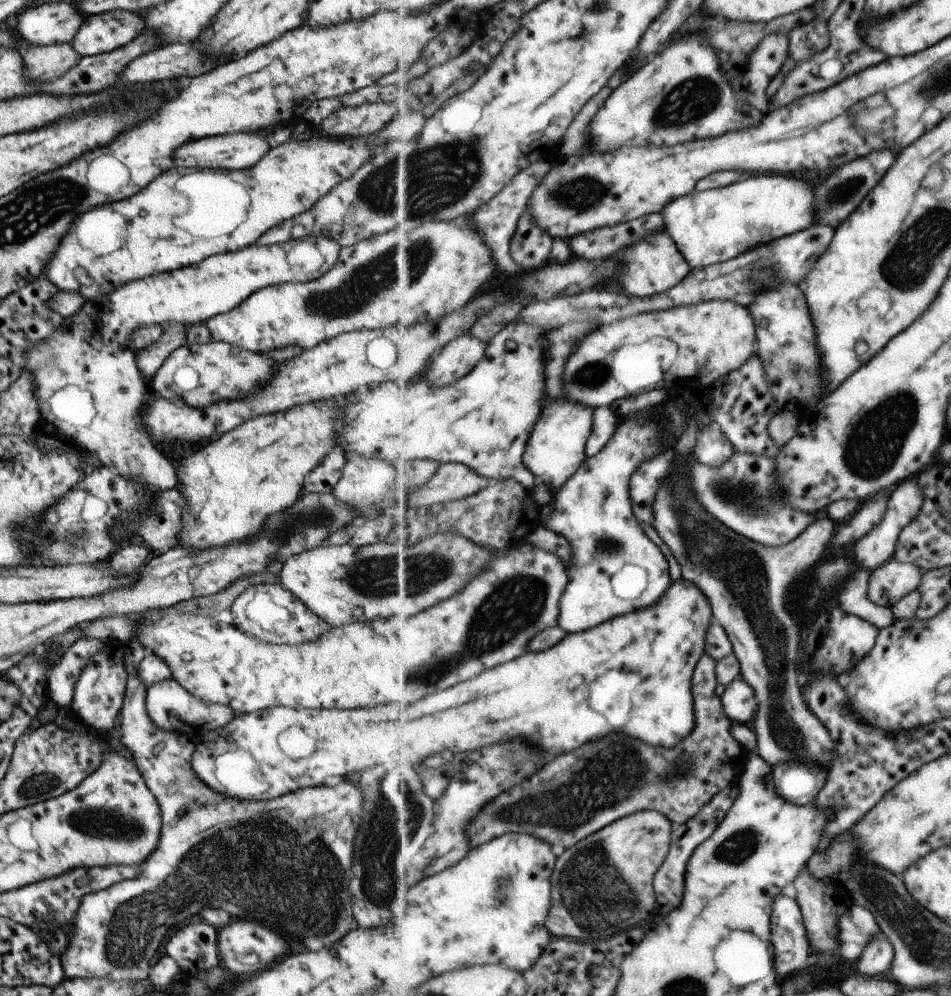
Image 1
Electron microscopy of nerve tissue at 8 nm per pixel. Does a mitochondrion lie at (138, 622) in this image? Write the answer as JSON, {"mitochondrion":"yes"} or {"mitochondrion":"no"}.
{"mitochondrion":"no"}

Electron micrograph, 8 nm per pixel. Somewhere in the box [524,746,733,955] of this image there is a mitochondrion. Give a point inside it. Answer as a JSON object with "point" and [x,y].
{"point":[574,877]}

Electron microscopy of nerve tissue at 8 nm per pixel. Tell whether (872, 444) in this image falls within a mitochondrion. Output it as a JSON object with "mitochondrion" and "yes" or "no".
{"mitochondrion":"yes"}

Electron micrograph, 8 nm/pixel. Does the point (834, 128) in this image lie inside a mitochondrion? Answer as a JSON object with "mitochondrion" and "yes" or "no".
{"mitochondrion":"no"}

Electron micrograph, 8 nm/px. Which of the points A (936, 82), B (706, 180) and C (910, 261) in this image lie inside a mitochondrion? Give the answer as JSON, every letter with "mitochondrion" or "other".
{"A":"mitochondrion","B":"other","C":"mitochondrion"}

